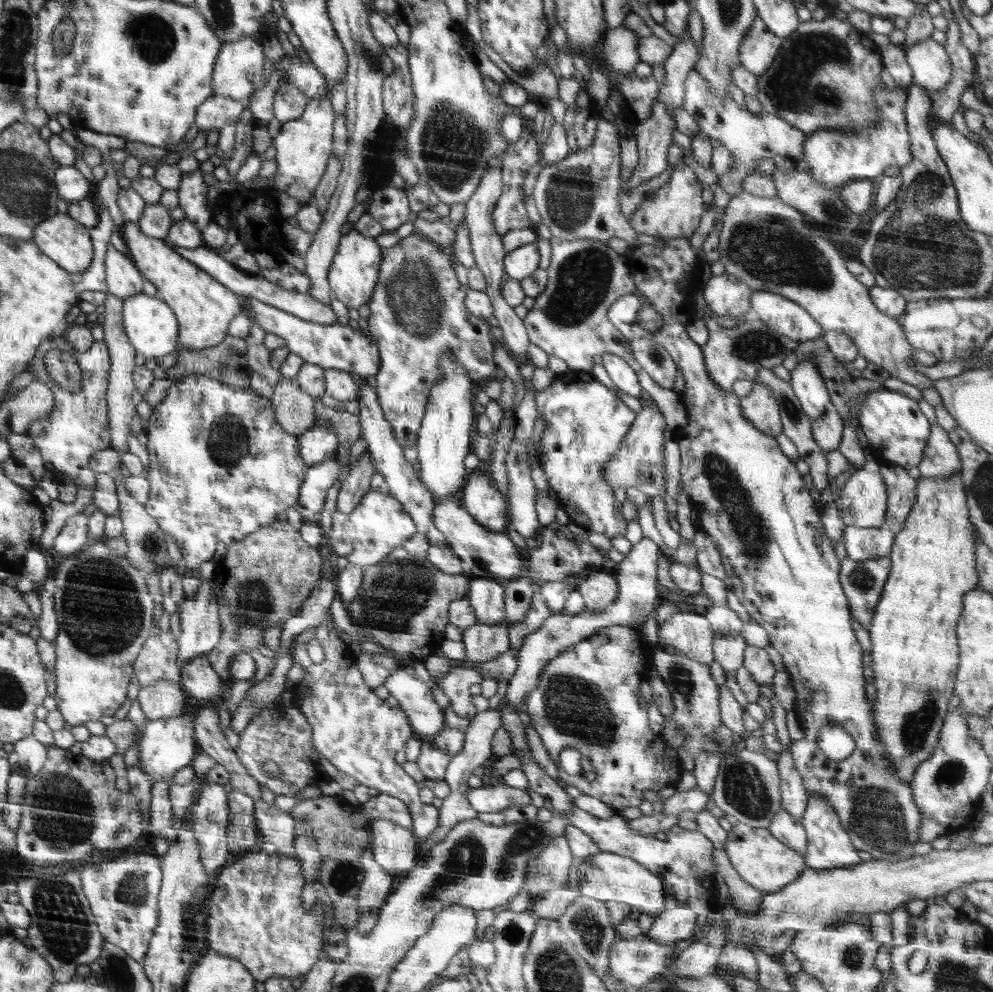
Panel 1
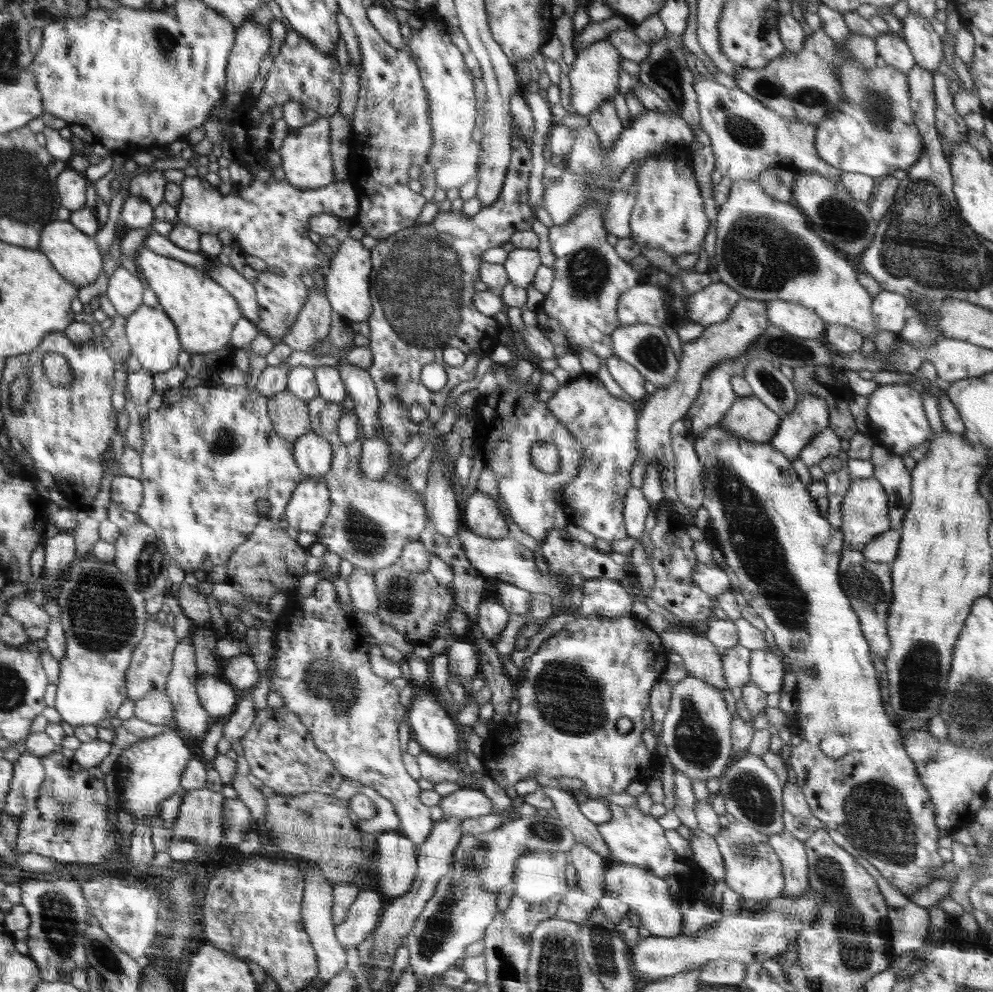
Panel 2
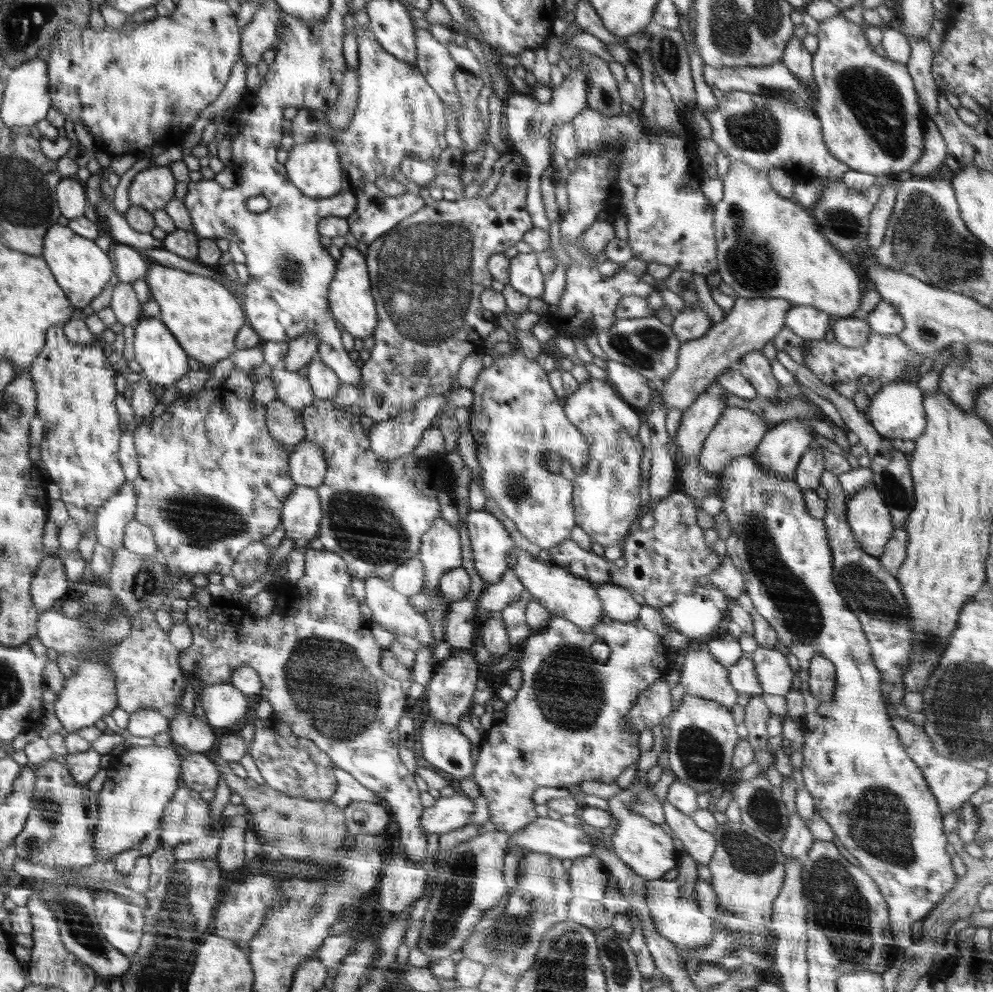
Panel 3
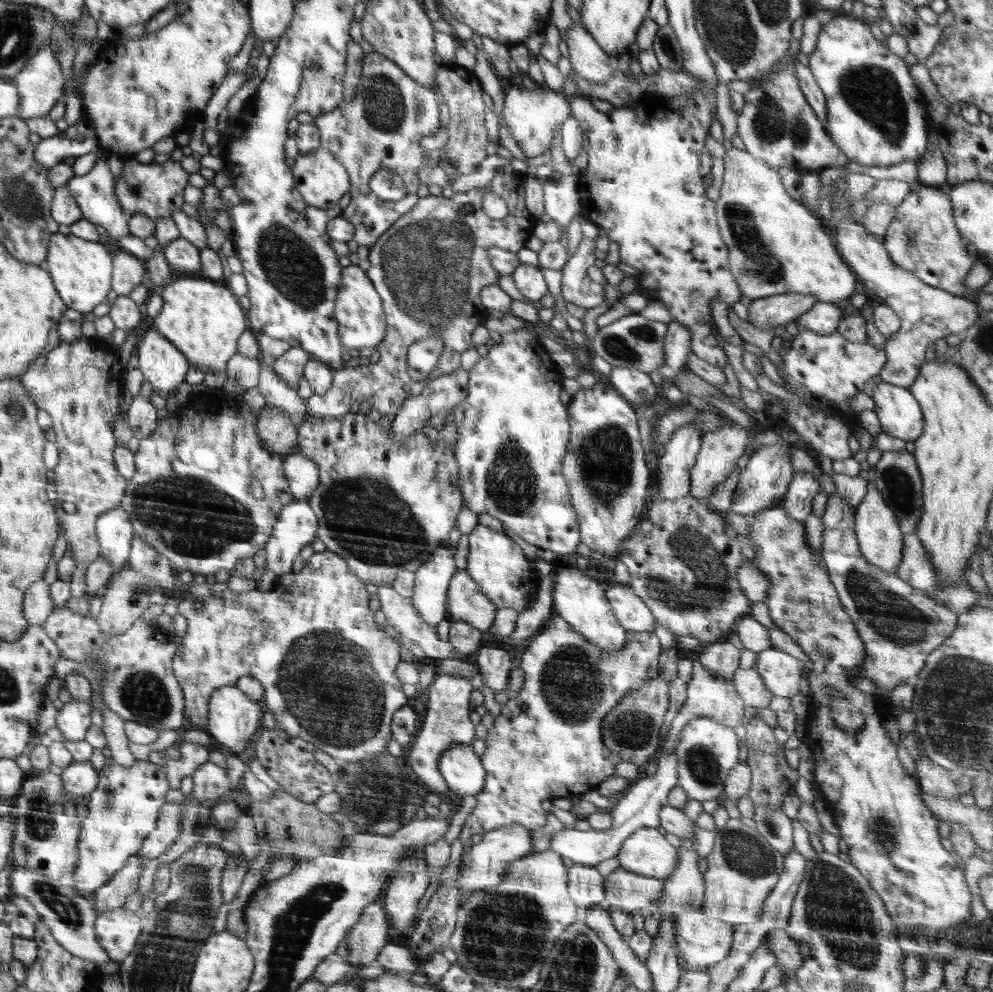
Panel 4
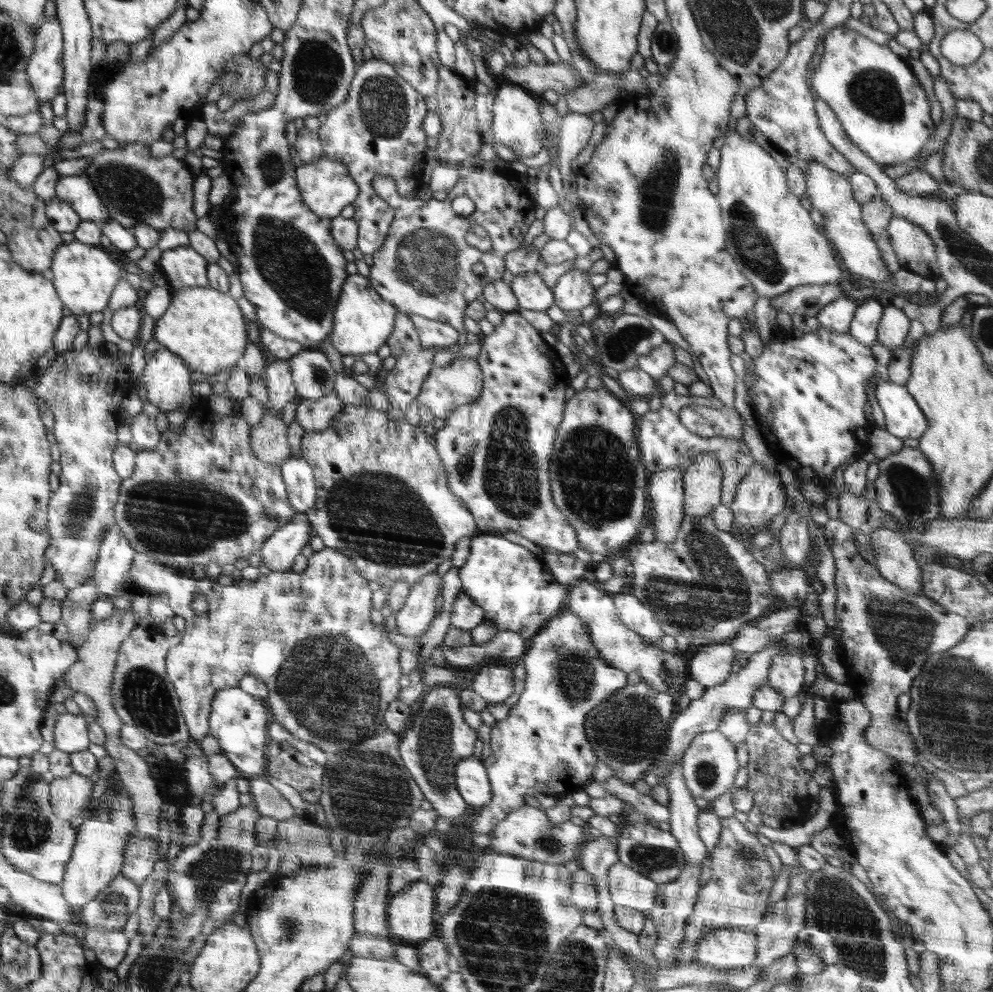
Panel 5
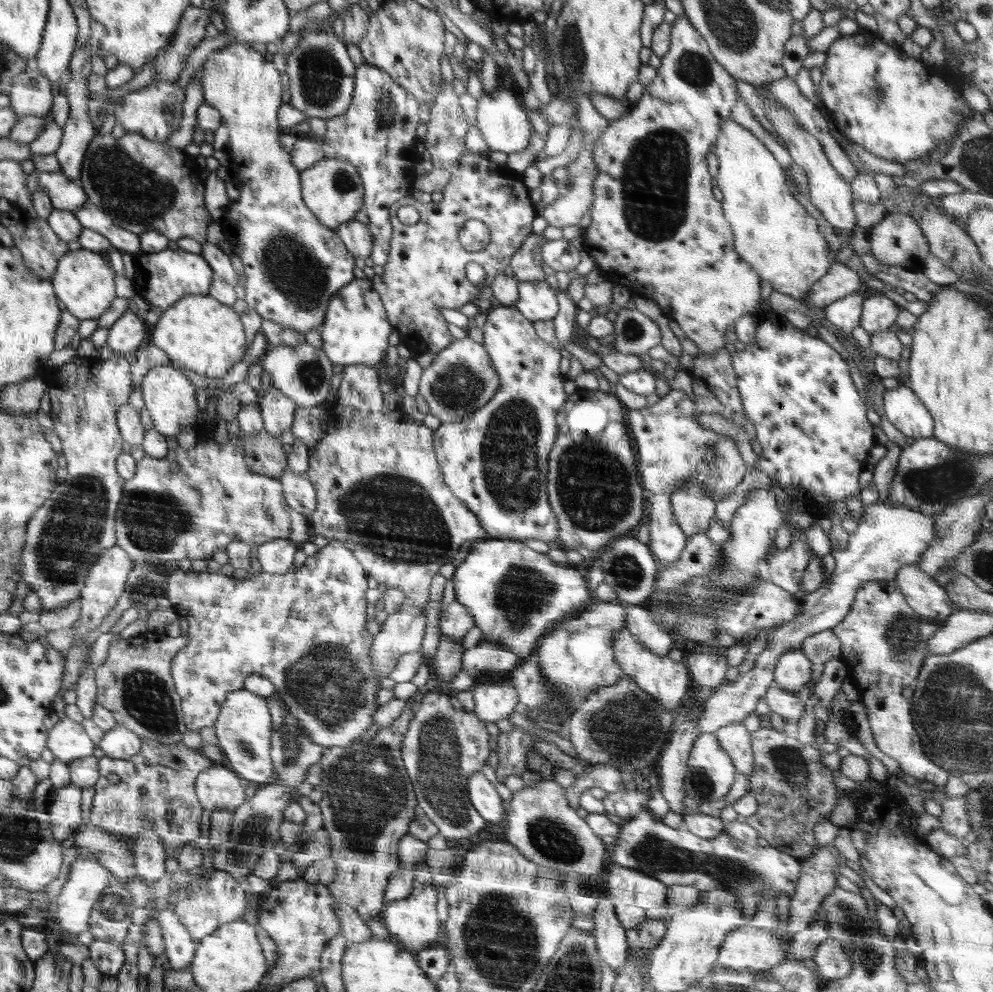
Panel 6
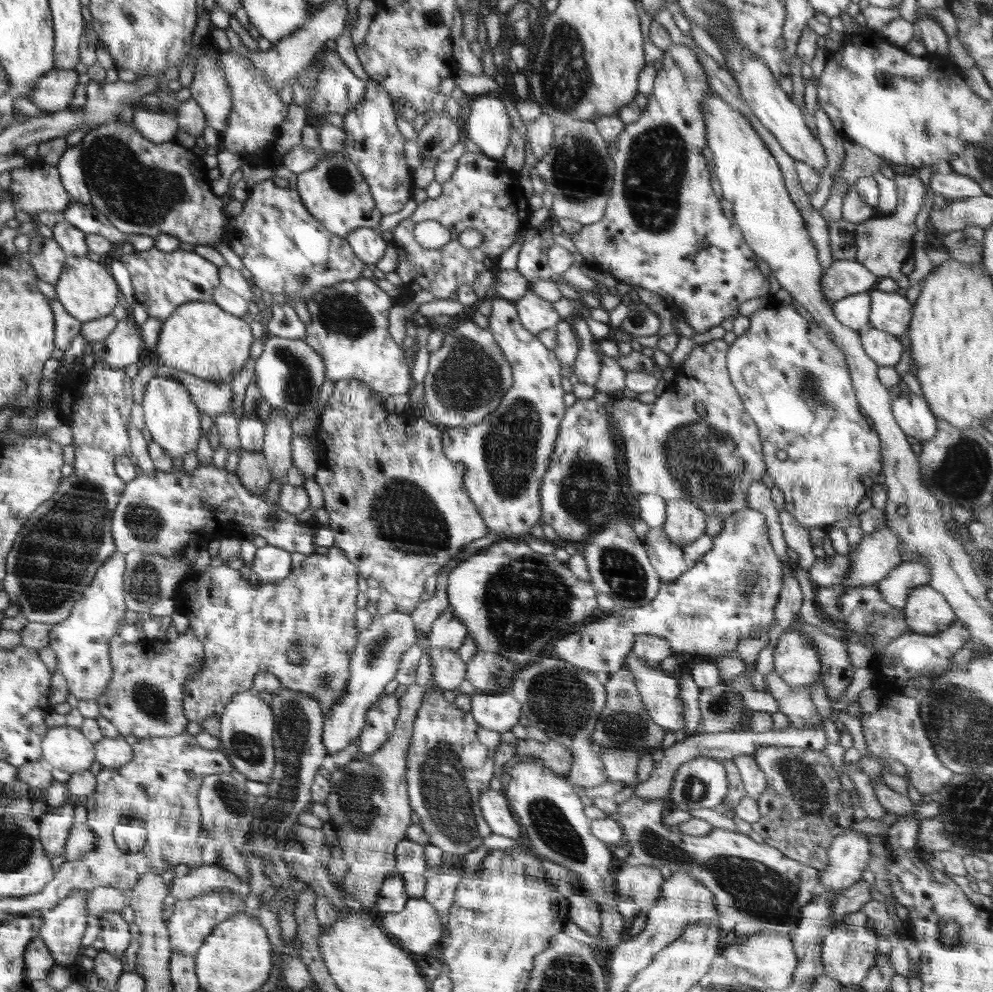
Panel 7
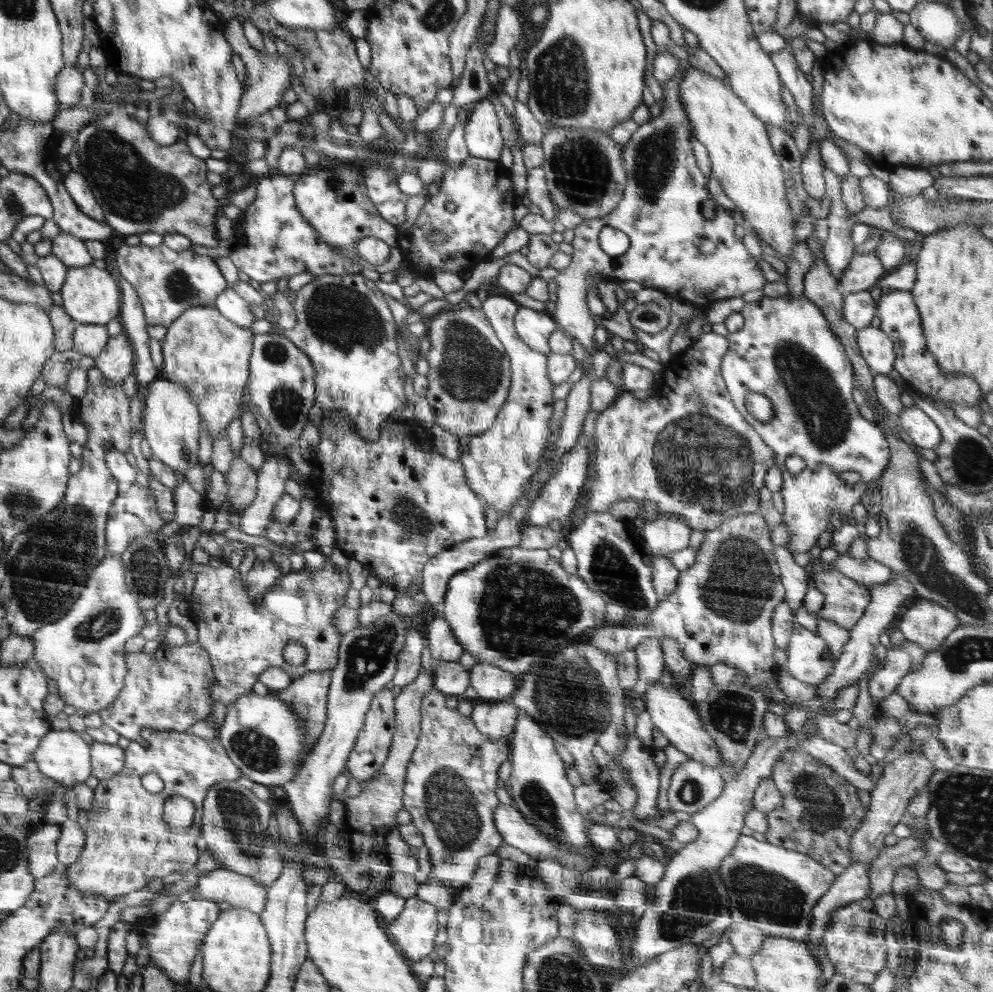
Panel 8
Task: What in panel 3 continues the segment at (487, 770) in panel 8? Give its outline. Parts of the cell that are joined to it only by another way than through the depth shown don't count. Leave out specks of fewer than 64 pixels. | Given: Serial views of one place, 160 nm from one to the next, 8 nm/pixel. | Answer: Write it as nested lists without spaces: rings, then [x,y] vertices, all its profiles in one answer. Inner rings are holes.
[[[460,650],[456,656],[448,656],[442,665],[434,669],[429,683],[426,685],[428,701],[428,717],[435,723],[450,723],[458,727],[461,717],[471,712],[473,696],[476,692],[477,663],[472,650]]]

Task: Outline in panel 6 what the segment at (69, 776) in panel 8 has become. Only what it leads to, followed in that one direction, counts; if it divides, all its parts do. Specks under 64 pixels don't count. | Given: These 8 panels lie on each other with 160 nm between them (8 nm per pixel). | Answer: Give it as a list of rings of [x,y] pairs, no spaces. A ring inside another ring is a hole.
[[[66,717],[50,729],[49,749],[60,762],[70,764],[90,756],[94,750],[94,742],[86,736],[81,723]]]

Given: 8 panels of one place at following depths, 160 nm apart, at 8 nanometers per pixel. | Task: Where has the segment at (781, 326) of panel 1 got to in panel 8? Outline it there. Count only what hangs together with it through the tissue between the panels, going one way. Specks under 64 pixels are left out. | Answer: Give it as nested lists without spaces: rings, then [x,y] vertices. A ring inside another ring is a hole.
[[[869,290],[845,294],[843,297],[843,317],[848,324],[858,330],[870,326],[876,316],[877,307],[870,296]]]

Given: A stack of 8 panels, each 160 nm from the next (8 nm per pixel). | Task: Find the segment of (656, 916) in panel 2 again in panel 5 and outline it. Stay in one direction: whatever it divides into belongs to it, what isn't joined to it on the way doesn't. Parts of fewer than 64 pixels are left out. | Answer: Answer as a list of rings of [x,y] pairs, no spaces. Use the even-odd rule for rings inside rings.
[[[718,928],[698,944],[696,963],[719,970],[743,968],[756,960],[756,934],[753,928]]]

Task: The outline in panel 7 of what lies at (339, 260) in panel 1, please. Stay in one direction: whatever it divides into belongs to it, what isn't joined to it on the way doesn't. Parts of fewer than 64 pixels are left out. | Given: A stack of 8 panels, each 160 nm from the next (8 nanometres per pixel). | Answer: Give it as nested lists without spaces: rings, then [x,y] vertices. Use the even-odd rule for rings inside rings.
[[[363,277],[323,288],[306,300],[312,323],[304,340],[316,351],[326,367],[325,380],[361,380],[385,404],[388,396],[408,394],[414,382],[404,349],[388,333],[388,310],[393,298],[376,282]]]

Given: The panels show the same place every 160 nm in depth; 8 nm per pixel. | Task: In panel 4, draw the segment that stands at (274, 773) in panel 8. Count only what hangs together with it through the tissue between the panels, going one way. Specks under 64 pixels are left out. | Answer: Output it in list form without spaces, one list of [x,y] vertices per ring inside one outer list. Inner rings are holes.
[[[235,684],[217,688],[209,699],[209,720],[206,731],[212,738],[213,744],[227,746],[233,754],[246,758],[251,754],[254,736],[262,729],[264,710],[261,702],[250,698]]]

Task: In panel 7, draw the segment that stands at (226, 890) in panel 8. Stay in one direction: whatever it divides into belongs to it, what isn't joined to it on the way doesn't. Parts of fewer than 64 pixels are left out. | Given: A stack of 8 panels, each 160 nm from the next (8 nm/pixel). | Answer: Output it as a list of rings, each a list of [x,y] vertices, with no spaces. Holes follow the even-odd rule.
[[[206,864],[190,868],[189,872],[180,878],[175,876],[167,887],[170,896],[177,900],[191,899],[221,888],[235,892],[242,900],[252,892],[252,884],[248,880],[242,880],[226,868]]]

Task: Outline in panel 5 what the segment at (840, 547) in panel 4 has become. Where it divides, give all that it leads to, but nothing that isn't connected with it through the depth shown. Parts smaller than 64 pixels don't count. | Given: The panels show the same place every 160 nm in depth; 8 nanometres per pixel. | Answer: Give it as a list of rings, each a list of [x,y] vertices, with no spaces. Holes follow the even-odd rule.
[[[828,519],[828,522],[823,524],[823,531],[826,544],[834,557],[834,565],[836,565],[835,613],[837,626],[842,632],[839,659],[846,670],[846,684],[854,688],[857,697],[871,714],[871,723],[868,728],[865,728],[864,733],[866,742],[900,761],[909,773],[913,773],[914,764],[918,762],[916,751],[914,751],[914,737],[909,733],[905,716],[899,714],[897,698],[900,694],[909,692],[914,679],[931,654],[944,653],[962,640],[969,631],[969,621],[955,612],[946,610],[941,604],[924,594],[915,595],[903,591],[896,584],[885,580],[878,573],[876,566],[862,560],[855,529],[844,524],[840,519]]]

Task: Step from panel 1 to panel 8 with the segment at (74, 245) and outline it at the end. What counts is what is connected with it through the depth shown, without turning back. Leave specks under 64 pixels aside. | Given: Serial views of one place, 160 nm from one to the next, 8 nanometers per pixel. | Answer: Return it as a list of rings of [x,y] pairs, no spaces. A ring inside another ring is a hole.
[[[95,265],[69,267],[65,284],[60,290],[63,309],[78,323],[105,325],[121,314],[120,289],[116,280],[106,270]]]

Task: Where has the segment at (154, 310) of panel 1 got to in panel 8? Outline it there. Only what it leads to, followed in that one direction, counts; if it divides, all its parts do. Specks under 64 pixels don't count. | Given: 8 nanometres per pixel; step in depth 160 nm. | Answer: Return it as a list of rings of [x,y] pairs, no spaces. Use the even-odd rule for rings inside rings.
[[[166,378],[155,380],[150,384],[148,396],[146,396],[146,404],[144,407],[144,415],[142,416],[142,434],[143,439],[148,441],[152,449],[152,458],[158,458],[162,464],[172,471],[185,473],[192,466],[196,466],[198,462],[199,440],[201,432],[201,416],[198,407],[192,402],[189,389],[182,385],[169,381]]]

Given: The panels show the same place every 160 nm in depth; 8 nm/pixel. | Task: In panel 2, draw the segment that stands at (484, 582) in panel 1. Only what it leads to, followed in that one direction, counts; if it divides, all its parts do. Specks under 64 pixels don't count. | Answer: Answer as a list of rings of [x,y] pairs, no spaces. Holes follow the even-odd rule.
[[[484,596],[477,608],[477,627],[486,640],[493,641],[508,624],[510,615],[496,596],[491,598]]]

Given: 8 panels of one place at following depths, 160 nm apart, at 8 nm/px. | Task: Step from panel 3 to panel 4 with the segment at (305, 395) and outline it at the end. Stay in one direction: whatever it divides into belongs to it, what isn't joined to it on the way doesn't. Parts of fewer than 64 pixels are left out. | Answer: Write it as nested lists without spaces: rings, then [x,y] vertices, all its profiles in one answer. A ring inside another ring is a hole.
[[[261,365],[256,387],[264,394],[268,405],[286,411],[294,426],[300,428],[300,422],[307,414],[306,400],[301,399],[297,389],[288,386],[288,383],[273,371],[271,365]]]

